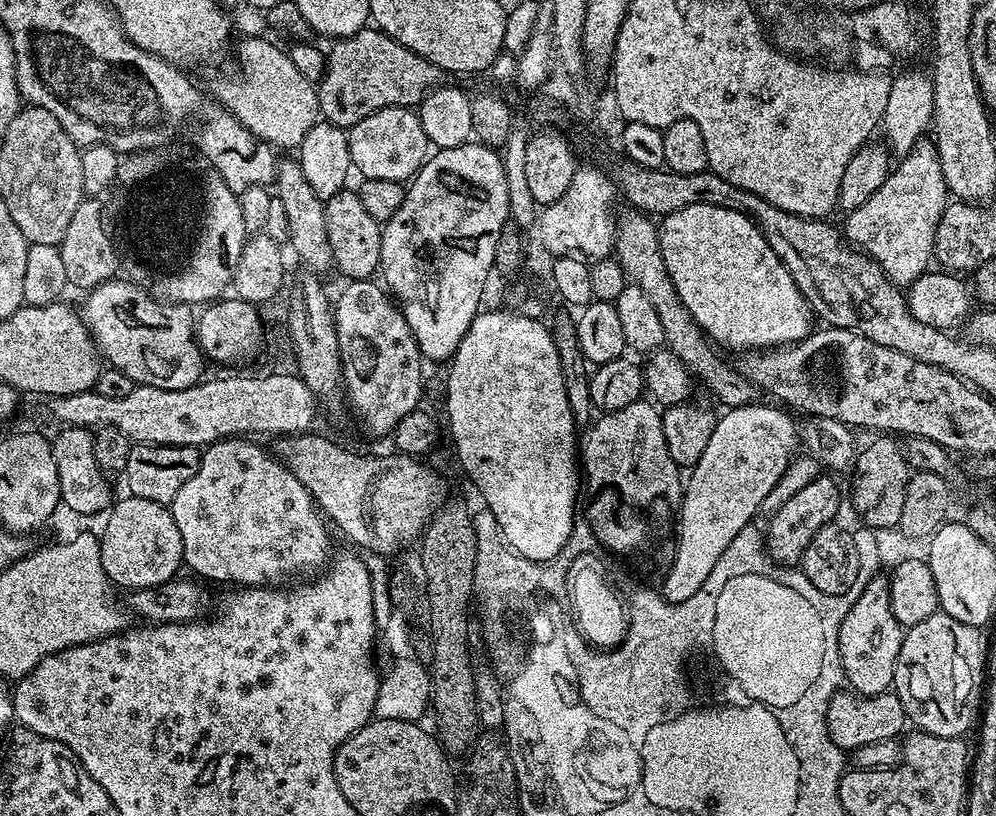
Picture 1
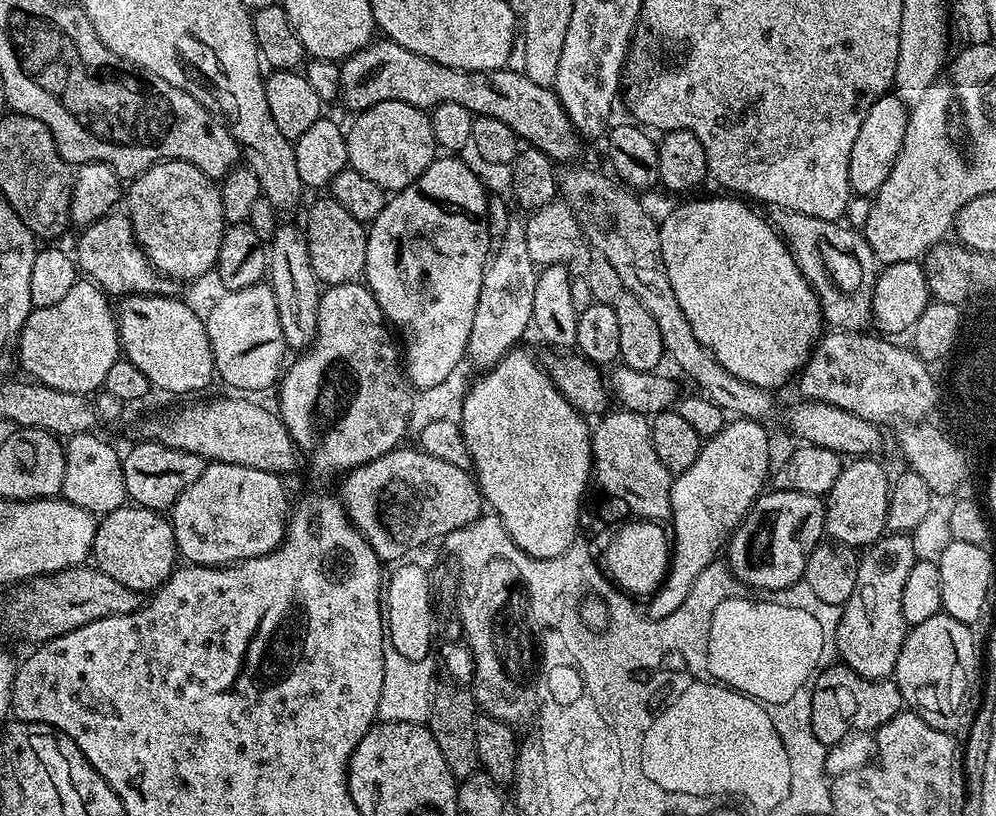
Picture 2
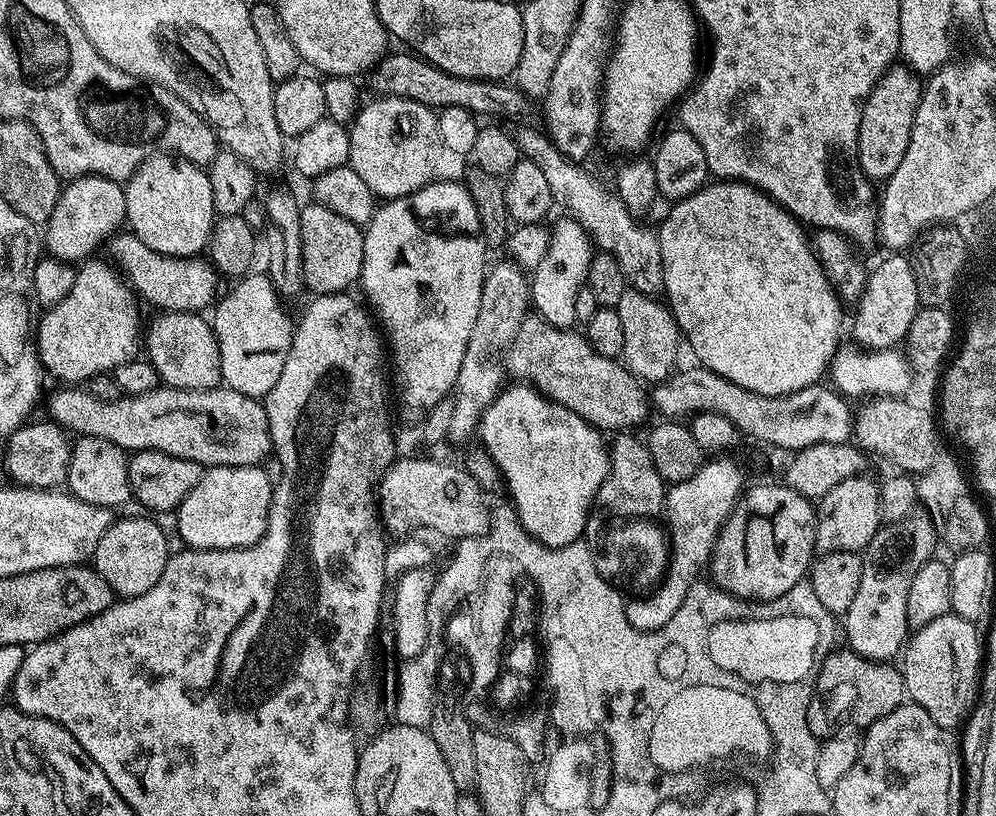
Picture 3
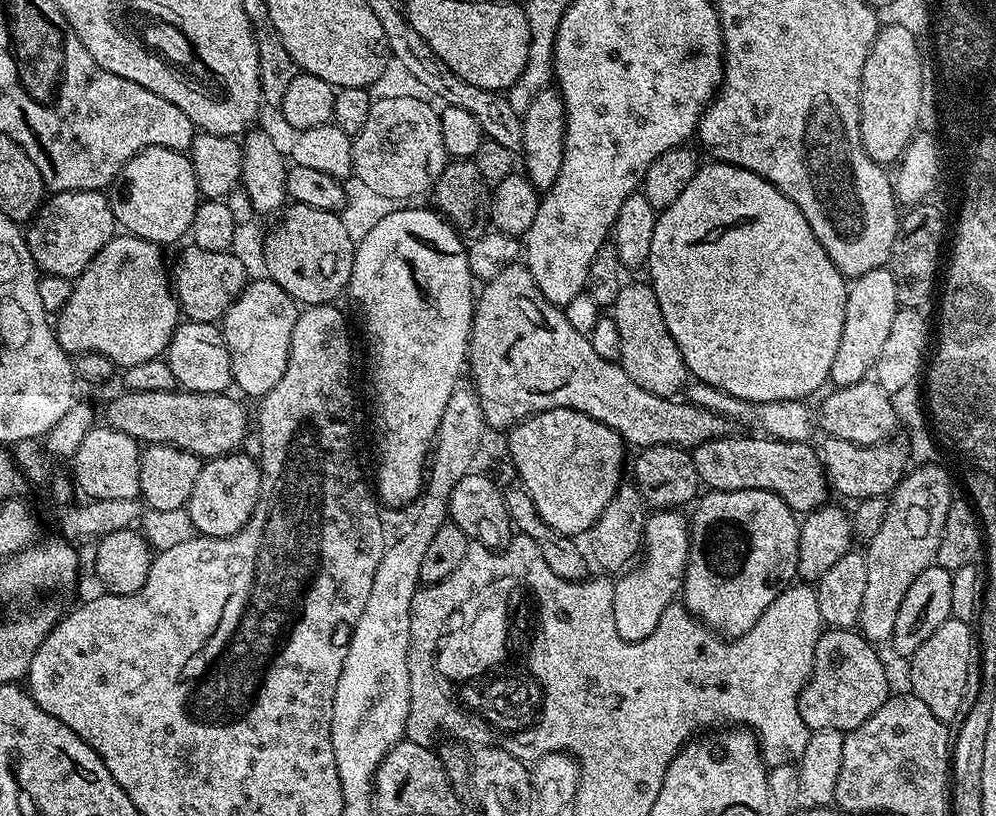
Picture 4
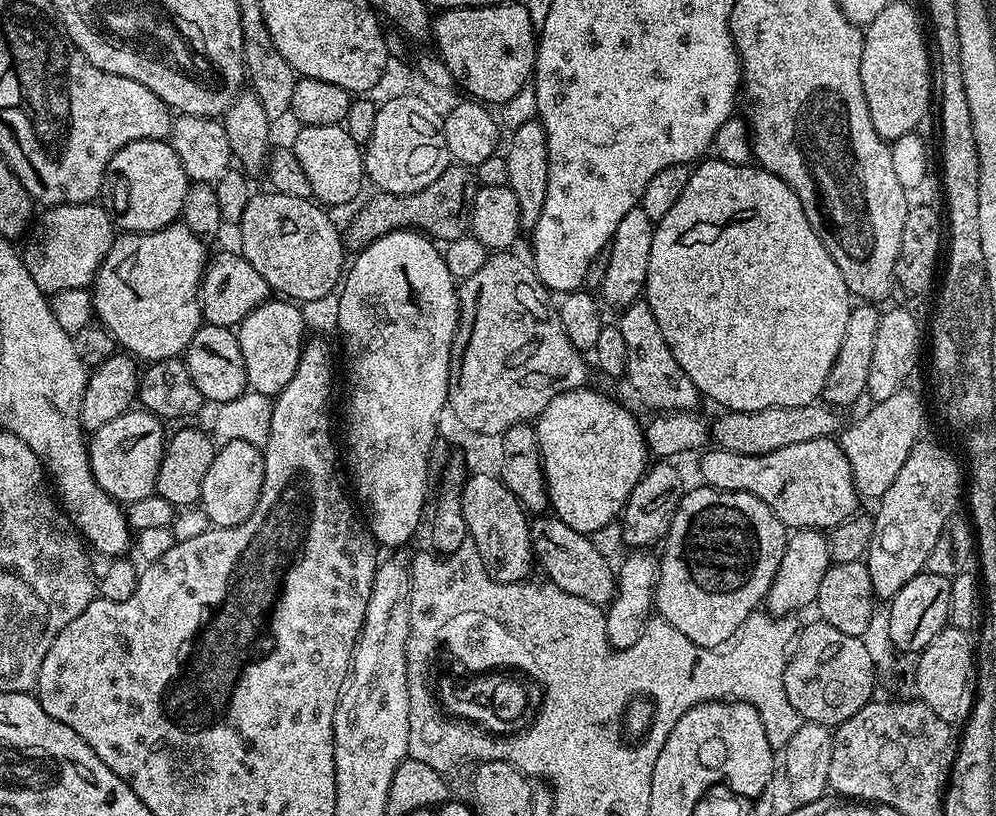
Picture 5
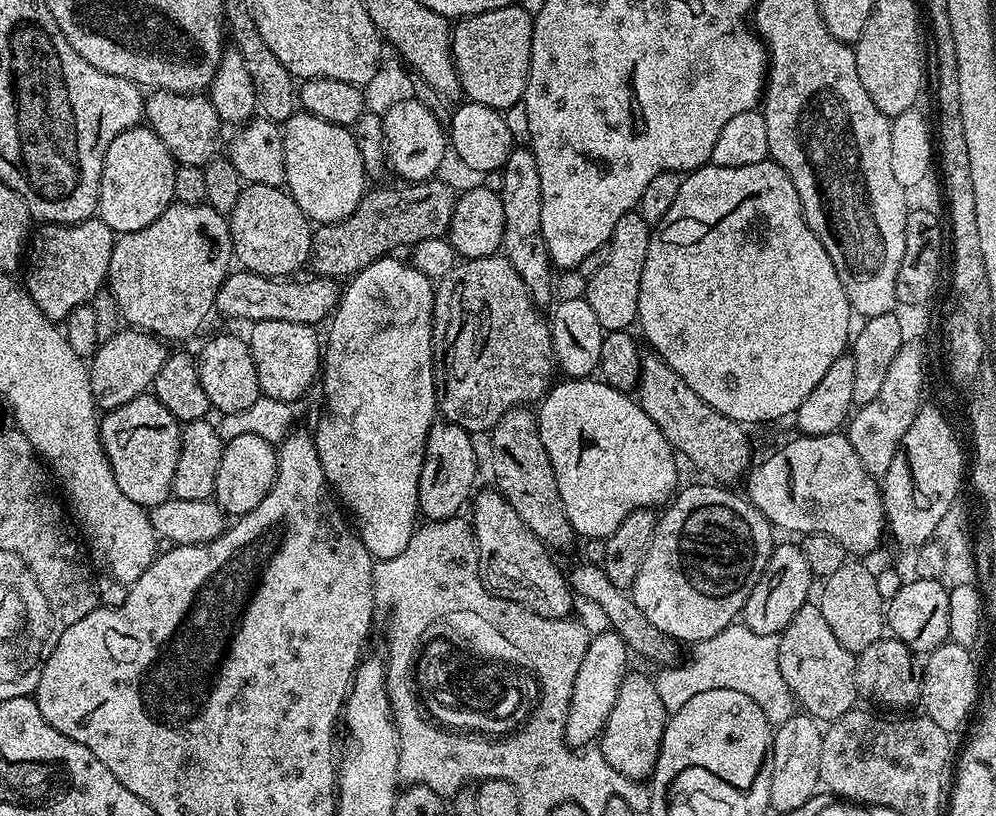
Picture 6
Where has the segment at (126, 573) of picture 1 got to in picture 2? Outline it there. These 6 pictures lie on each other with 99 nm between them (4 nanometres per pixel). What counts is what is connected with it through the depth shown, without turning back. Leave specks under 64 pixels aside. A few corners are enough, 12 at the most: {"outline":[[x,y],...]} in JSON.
{"outline":[[125,506],[97,523],[95,567],[151,594],[178,564],[172,521]]}

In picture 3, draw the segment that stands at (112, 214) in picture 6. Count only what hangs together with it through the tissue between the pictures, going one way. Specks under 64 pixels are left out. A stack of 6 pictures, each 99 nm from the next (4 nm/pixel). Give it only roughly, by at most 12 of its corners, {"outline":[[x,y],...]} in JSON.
{"outline":[[150,156],[126,181],[127,227],[195,256],[218,217],[201,165]]}

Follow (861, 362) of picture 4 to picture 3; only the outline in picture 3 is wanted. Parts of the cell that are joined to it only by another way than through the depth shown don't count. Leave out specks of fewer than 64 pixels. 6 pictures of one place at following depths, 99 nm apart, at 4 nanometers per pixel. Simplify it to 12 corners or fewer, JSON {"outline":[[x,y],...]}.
{"outline":[[911,259],[868,272],[855,343],[892,350],[921,307]]}

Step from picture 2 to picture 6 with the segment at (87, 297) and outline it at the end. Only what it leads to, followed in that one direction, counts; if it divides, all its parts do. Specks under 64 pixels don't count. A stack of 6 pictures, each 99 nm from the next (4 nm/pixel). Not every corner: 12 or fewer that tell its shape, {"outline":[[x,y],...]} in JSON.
{"outline":[[174,202],[117,235],[125,325],[188,340],[234,253],[226,216]]}

